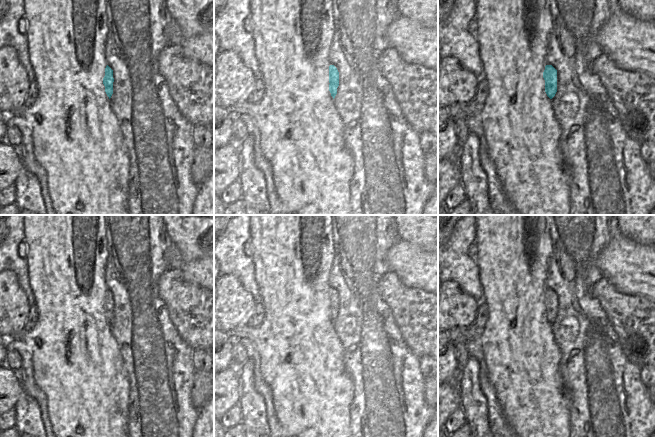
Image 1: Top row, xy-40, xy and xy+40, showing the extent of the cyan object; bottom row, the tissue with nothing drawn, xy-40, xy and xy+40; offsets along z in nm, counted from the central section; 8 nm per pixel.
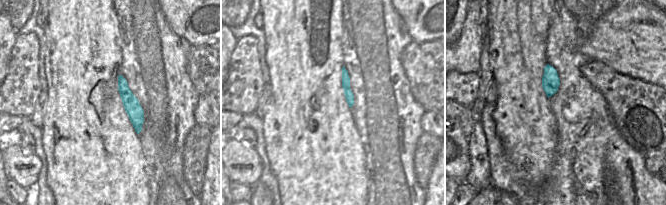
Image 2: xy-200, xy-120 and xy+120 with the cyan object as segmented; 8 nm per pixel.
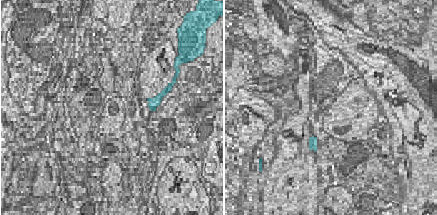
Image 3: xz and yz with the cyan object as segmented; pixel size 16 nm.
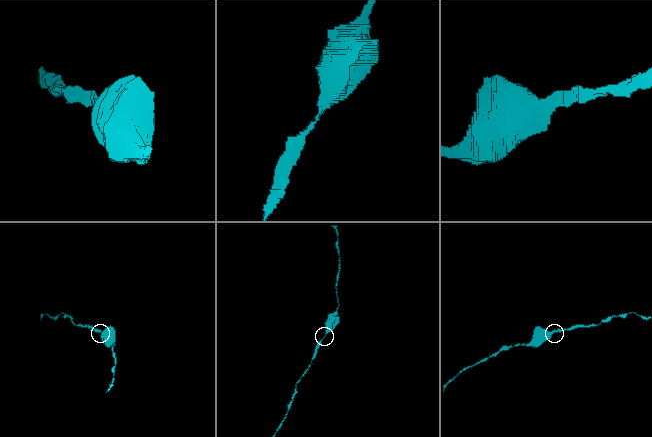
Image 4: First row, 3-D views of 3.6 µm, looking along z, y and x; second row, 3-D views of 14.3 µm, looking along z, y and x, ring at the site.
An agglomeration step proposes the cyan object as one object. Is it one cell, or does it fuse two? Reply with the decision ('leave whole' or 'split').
leave whole

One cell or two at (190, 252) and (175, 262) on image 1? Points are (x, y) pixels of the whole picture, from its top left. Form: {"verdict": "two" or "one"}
{"verdict": "two"}

